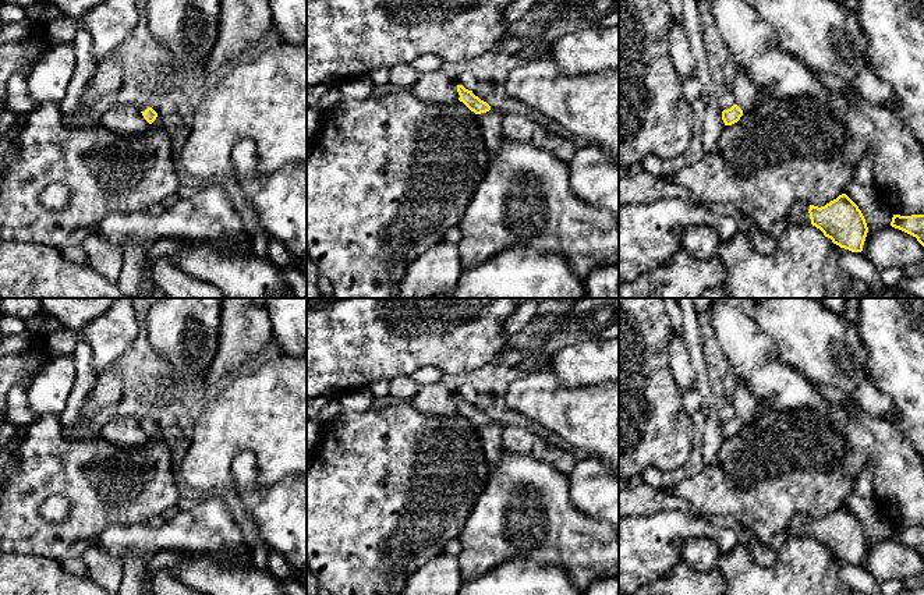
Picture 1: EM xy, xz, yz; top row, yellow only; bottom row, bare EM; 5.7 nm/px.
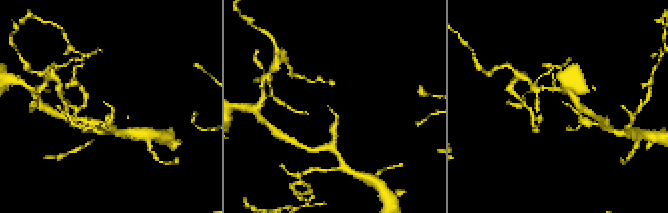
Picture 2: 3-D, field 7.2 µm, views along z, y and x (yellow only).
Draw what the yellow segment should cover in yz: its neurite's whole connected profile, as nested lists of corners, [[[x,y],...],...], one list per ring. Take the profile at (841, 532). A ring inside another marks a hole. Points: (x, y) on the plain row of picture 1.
[[[842,506],[825,518],[810,517],[811,536],[819,541],[833,556],[852,564],[861,564],[868,545],[858,518]]]

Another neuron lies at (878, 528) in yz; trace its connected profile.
[[[853,492],[847,497],[846,507],[858,518],[868,539],[868,545],[861,563],[863,566],[870,552],[877,545],[891,538],[893,524],[891,523],[889,518],[881,514],[874,499],[861,497],[856,492]]]

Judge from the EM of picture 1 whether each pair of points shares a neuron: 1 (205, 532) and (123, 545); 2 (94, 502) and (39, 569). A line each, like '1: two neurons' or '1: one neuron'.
1: one neuron
2: two neurons

